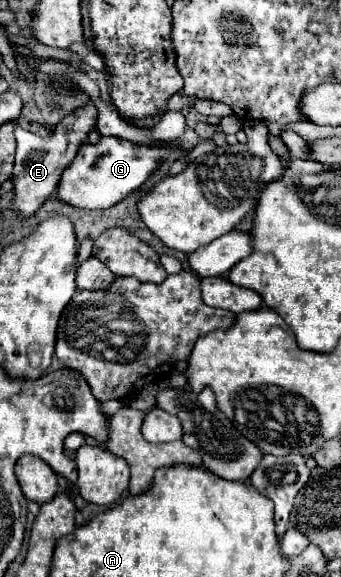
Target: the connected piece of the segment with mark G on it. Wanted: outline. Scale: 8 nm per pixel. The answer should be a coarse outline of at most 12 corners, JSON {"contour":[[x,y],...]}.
{"contour":[[115,136],[83,144],[57,196],[107,210],[137,192],[179,144]]}

